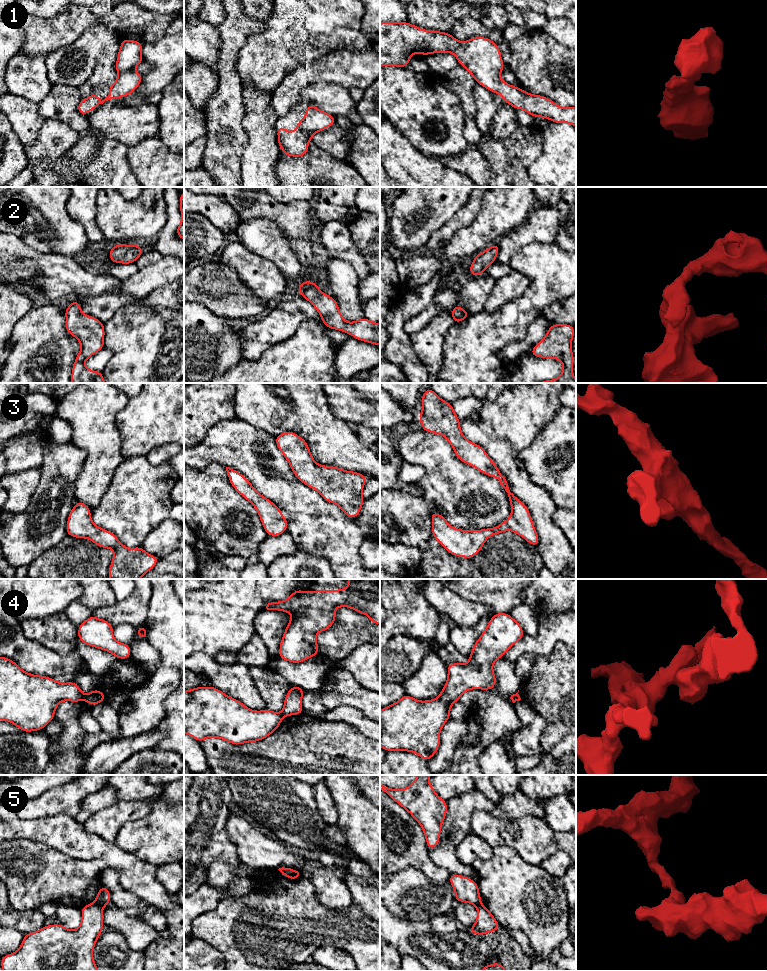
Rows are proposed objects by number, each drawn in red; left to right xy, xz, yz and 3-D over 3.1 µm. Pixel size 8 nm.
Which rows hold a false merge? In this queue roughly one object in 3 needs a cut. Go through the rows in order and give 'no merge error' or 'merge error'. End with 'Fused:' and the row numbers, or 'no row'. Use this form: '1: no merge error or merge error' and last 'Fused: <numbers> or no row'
1: no merge error
2: no merge error
3: no merge error
4: merge error
5: merge error
Fused: 4, 5

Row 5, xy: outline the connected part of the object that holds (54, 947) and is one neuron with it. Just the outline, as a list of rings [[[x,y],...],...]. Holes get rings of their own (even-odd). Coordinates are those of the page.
[[[93,902],[80,909],[82,920],[76,930],[69,930],[61,924],[45,925],[42,929],[25,934],[19,949],[1,957],[3,971],[100,971],[93,960],[93,949],[102,933],[104,906]]]

